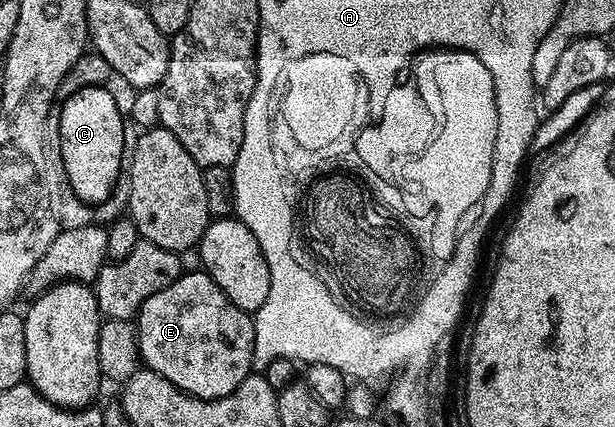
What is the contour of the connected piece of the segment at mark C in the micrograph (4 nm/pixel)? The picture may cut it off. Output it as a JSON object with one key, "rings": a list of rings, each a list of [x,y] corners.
{"rings":[[[84,86],[61,102],[59,111],[59,145],[64,171],[72,191],[91,207],[109,202],[120,173],[120,157],[124,150],[126,121],[108,91],[100,86]]]}

